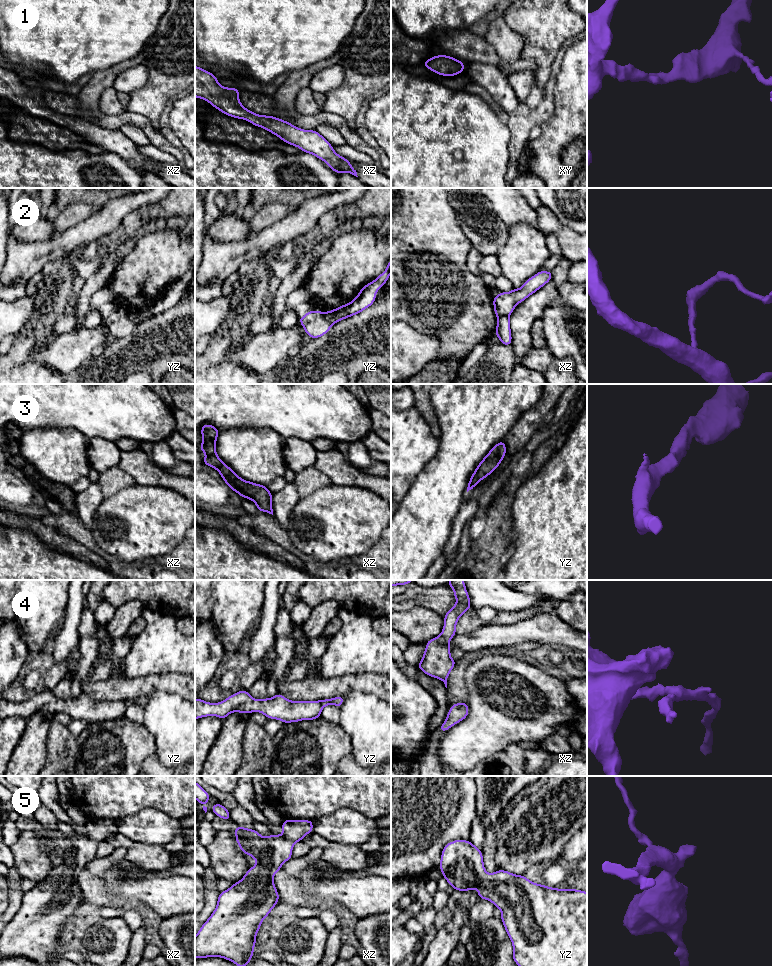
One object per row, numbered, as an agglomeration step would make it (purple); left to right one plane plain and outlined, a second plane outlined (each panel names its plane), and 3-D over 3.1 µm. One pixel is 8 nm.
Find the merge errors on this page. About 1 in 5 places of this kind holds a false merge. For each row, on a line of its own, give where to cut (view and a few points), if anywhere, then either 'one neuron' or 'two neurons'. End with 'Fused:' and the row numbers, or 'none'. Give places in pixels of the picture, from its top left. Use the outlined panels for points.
1: no cut | one neuron
2: yz (322, 313), (332, 324) | two neurons
3: no cut | one neuron
4: no cut | one neuron
5: no cut | one neuron
Fused: 2

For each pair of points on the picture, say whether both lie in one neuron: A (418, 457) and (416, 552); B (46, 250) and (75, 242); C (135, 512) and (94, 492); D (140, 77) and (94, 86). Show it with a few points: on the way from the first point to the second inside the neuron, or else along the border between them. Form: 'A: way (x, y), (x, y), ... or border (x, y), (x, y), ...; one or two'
A: border (434, 457), (426, 464), (405, 494); two
B: way (53, 249), (64, 242), (68, 242); one
C: border (105, 497), (95, 511), (93, 518); two
D: border (118, 75), (112, 86); two

